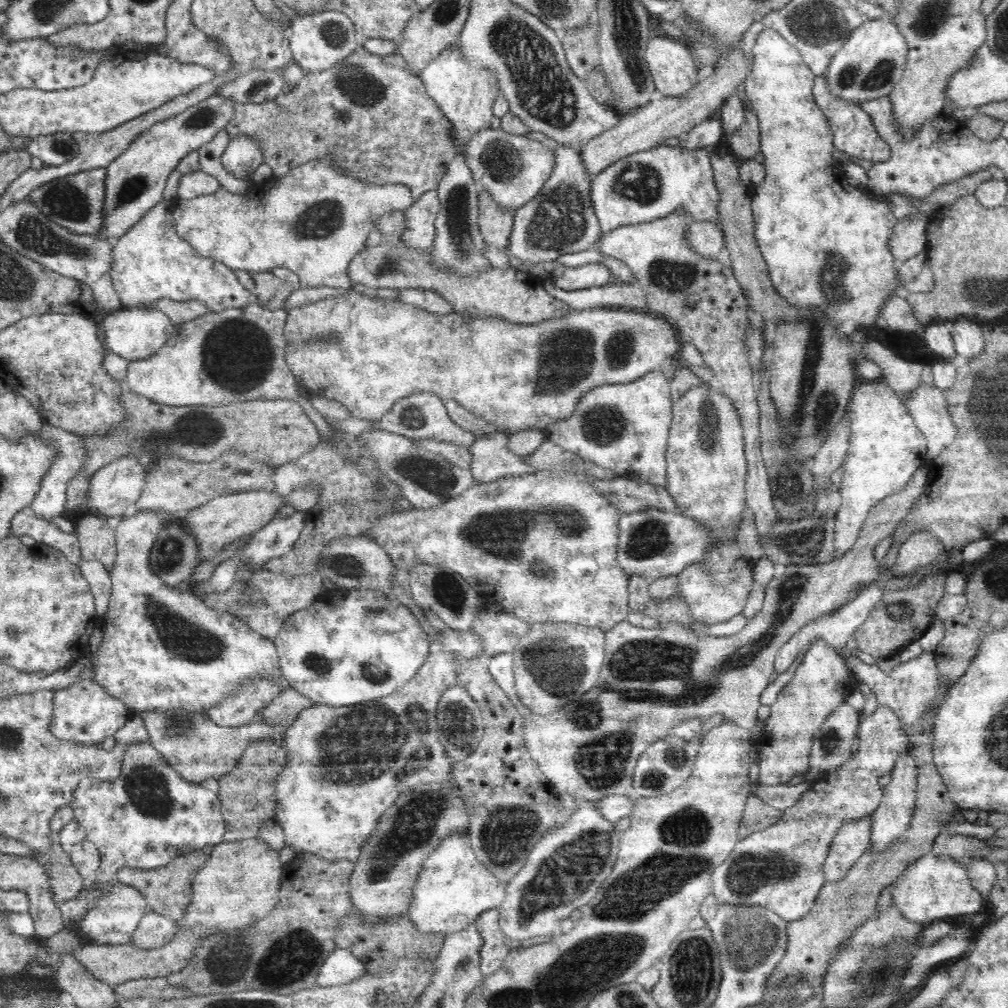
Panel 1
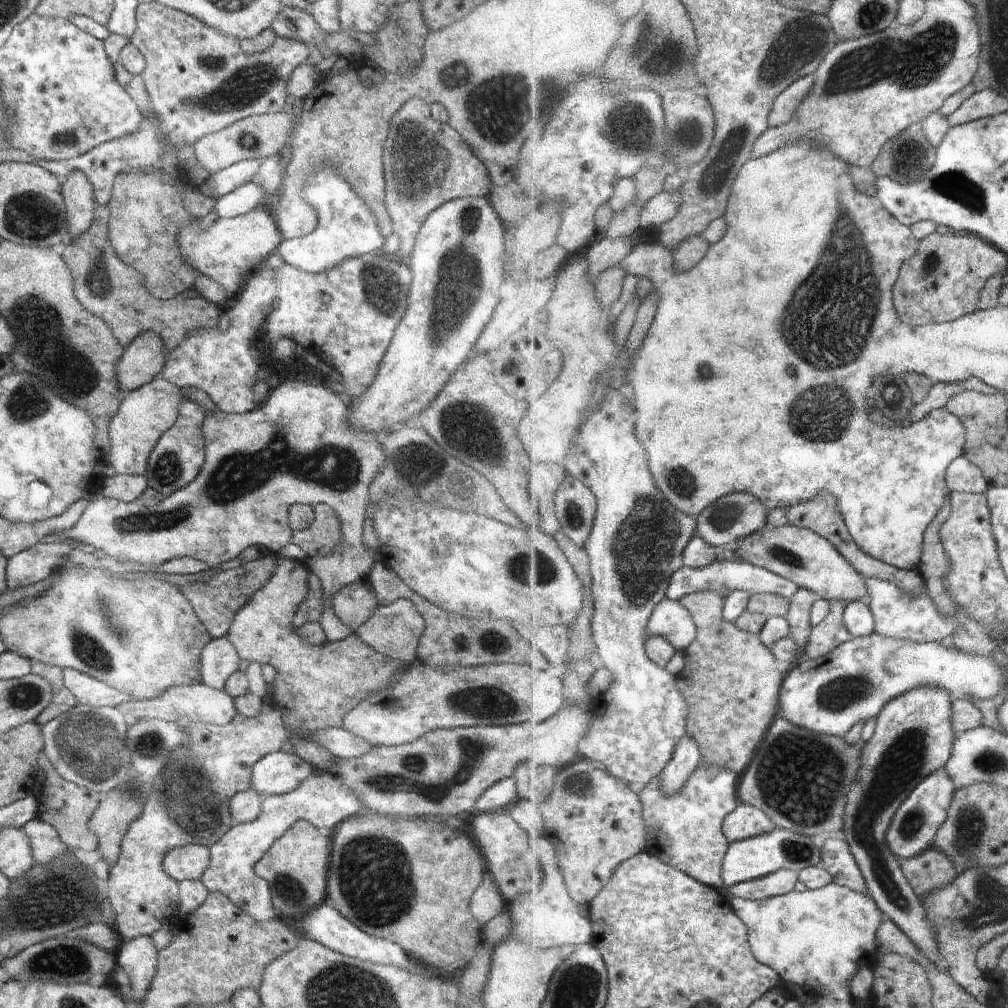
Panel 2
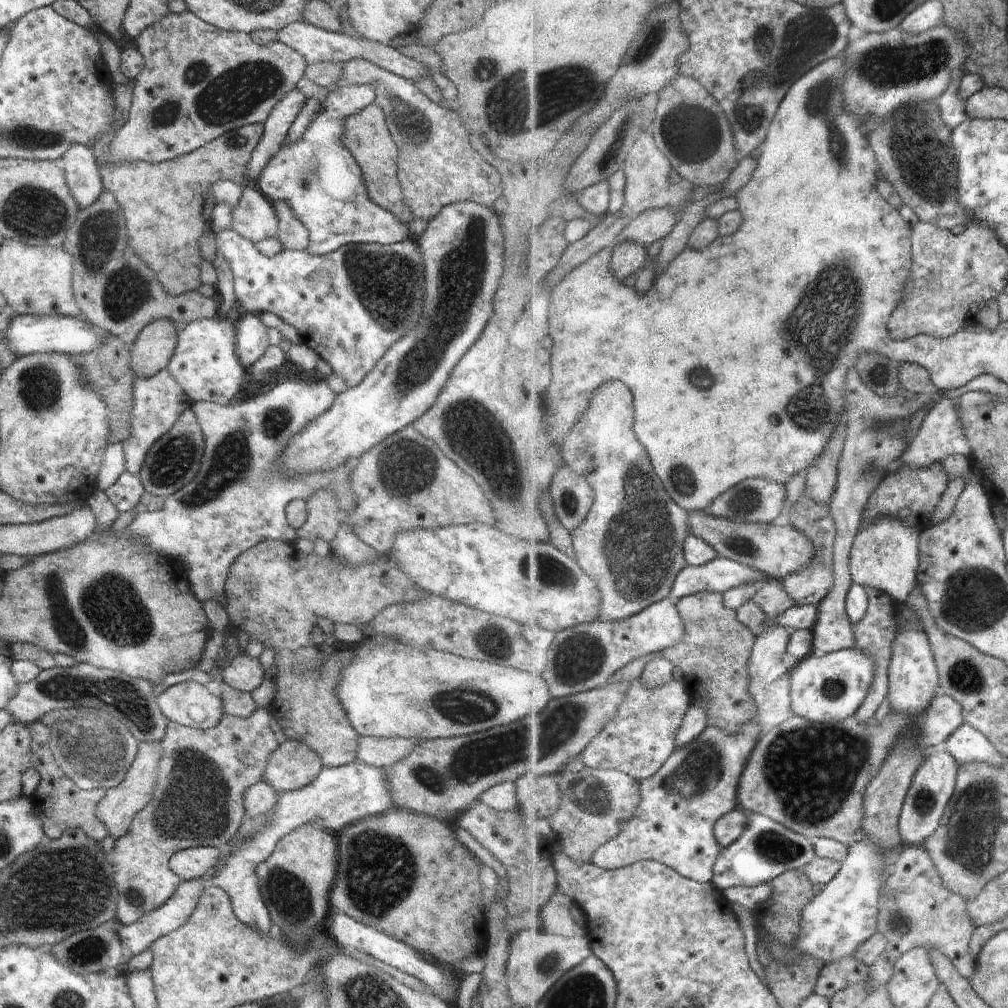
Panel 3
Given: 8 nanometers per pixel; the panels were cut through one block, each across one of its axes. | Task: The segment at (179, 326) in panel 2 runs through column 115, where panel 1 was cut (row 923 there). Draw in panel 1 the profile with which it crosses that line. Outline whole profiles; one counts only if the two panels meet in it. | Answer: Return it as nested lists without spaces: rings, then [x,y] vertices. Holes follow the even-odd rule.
[[[302,853],[300,856],[296,856],[295,859],[290,862],[285,868],[285,873],[288,875],[285,884],[282,884],[279,890],[280,902],[267,914],[262,917],[262,920],[258,919],[254,924],[250,924],[248,928],[242,930],[230,930],[230,932],[218,931],[208,935],[203,941],[199,942],[199,945],[195,948],[193,957],[190,962],[180,971],[169,974],[166,976],[166,981],[174,987],[180,987],[180,989],[190,989],[190,994],[194,995],[212,995],[220,994],[234,994],[234,992],[244,991],[246,989],[263,990],[266,992],[277,992],[282,994],[292,994],[293,992],[301,991],[305,988],[314,988],[317,985],[317,976],[320,972],[320,967],[324,964],[327,956],[336,949],[338,946],[335,943],[335,934],[337,933],[337,926],[339,920],[350,911],[352,908],[352,901],[350,900],[350,880],[352,872],[354,872],[355,864],[348,859],[336,859],[328,860],[314,853]]]

